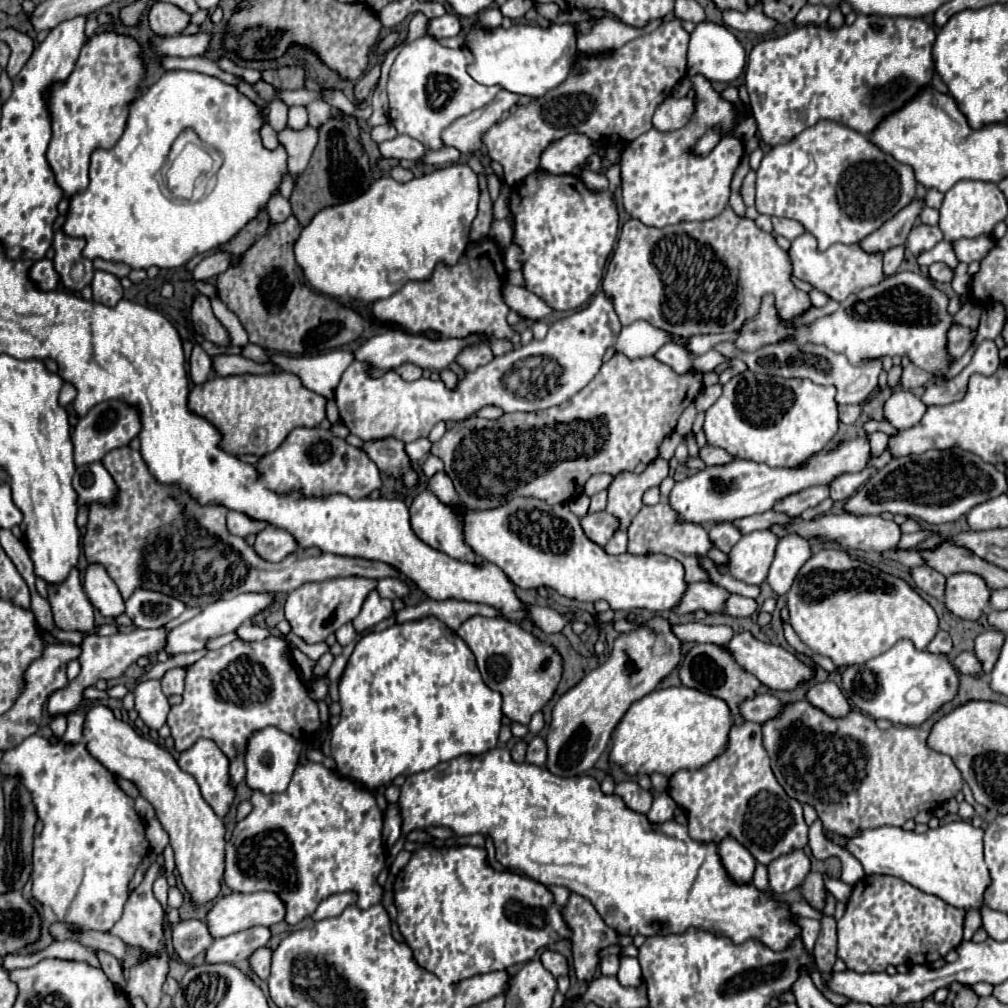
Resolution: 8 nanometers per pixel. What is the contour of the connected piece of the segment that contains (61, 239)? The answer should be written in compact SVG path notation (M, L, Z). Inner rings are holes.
M57 231L55 237L53 237L53 249L55 249L55 259L53 259L53 265L61 277L61 283L65 289L73 291L73 293L79 293L85 285L91 283L93 279L93 261L85 259L83 257L83 247L85 247L85 241L83 239L75 239L75 237L67 237L63 231ZM81 261L85 265L85 277L81 281L73 281L69 277L69 271L73 267L73 263Z

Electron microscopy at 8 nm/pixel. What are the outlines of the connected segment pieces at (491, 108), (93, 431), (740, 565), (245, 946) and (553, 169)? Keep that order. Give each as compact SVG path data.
M499 91L491 103L487 103L485 107L453 121L453 125L443 129L441 141L445 141L445 147L455 147L463 155L471 155L471 153L479 151L481 135L493 123L497 123L505 111L509 111L513 105L517 105L519 99L521 97L517 97L517 93Z
M103 401L95 405L85 417L79 419L71 441L75 447L75 465L101 461L101 457L117 447L129 445L133 437L141 431L141 417L137 417L137 409L133 405L125 405L125 401Z
M769 529L753 531L743 537L729 553L729 573L751 585L763 583L773 561L777 541L779 537L773 537Z
M251 927L229 937L215 939L205 951L207 963L237 963L249 959L259 947L265 947L271 939L269 927Z
M569 133L561 141L553 141L553 145L543 151L539 169L551 175L567 175L573 167L583 165L595 151L597 145L589 141L589 137L583 133Z

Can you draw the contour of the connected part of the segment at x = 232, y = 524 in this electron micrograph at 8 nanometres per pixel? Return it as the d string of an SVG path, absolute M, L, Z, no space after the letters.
M227 513L227 529L237 537L247 539L249 535L257 535L265 527L269 527L265 525L265 521L253 521L253 517L245 517L245 513Z

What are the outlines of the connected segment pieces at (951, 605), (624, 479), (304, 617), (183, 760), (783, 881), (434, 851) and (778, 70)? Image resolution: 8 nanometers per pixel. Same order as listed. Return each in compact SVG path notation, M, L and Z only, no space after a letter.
M957 573L947 577L945 605L961 619L977 621L985 613L989 597L991 589L987 587L985 579L977 577L975 573Z
M661 457L653 461L653 467L647 467L643 473L619 473L613 477L609 485L609 503L607 511L621 521L621 529L627 529L631 523L631 517L643 507L643 493L649 487L661 485L661 481L667 477L669 465Z
M337 577L329 581L311 581L309 585L301 585L293 593L287 595L285 603L285 619L291 623L291 629L297 637L307 643L325 641L327 635L335 633L343 623L353 621L361 611L361 605L369 591L377 587L377 581L367 577Z
M201 739L191 749L183 751L177 763L183 771L197 779L201 795L211 809L219 817L225 817L235 793L229 787L229 759L223 755L223 751L213 741Z
M793 849L787 855L777 857L769 863L769 891L773 895L781 895L801 885L805 875L809 873L809 857L803 849Z
M463 845L463 847L423 847L423 849L413 851L411 861L407 863L407 867L395 879L395 905L397 905L397 911L399 911L397 913L399 931L401 931L403 939L407 941L407 945L411 947L413 959L417 961L419 967L437 975L445 983L459 983L459 981L463 981L467 977L473 977L473 975L509 969L511 965L531 961L533 955L539 949L551 947L561 939L569 939L569 925L565 925L565 919L561 917L561 909L555 905L555 899L553 899L553 893L549 891L549 887L541 885L539 881L533 881L531 877L525 877L525 875L517 875L517 873L511 873L511 871L495 871L491 865L487 865L485 847L471 847L471 845Z
M857 15L855 23L845 23L839 29L805 25L787 33L785 37L757 43L747 59L745 85L759 125L761 141L769 147L783 145L785 141L793 141L797 133L809 125L815 125L819 119L831 119L863 135L871 133L887 113L903 107L907 99L915 95L915 91L931 83L933 43L935 31L921 17L893 17L893 21L881 21L881 29L873 29L873 21L861 15Z

